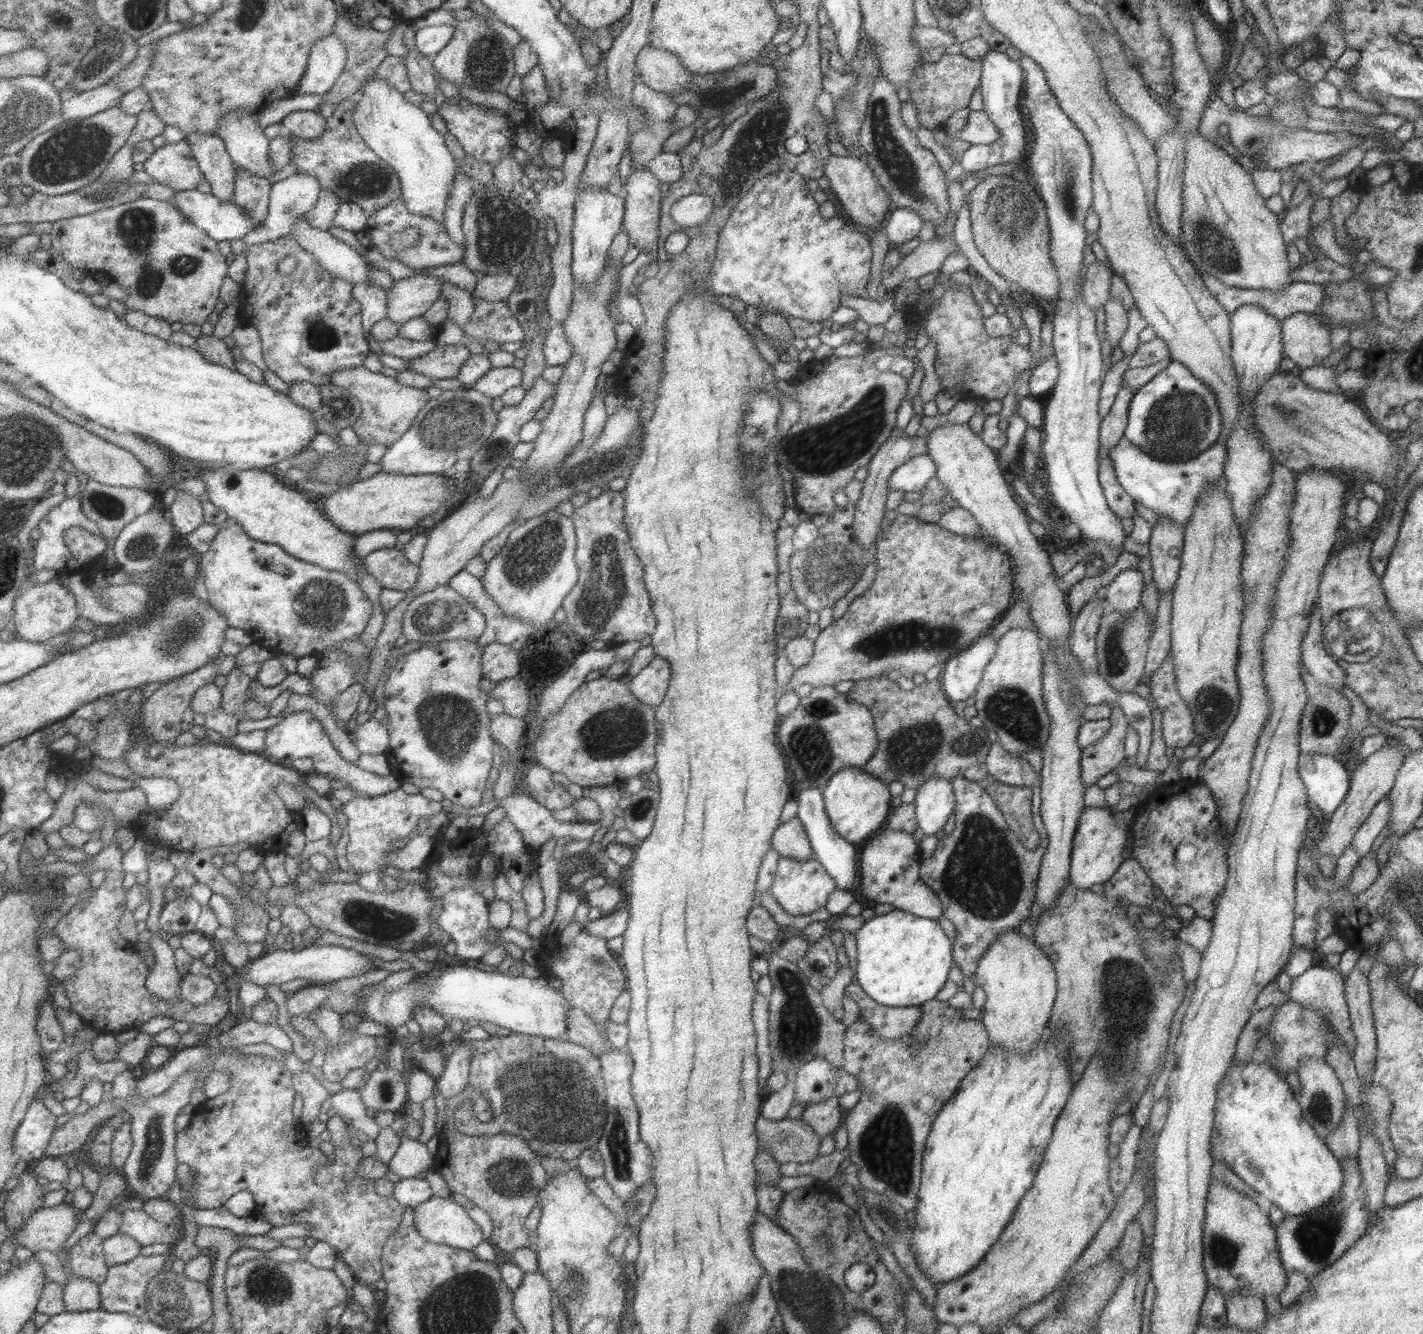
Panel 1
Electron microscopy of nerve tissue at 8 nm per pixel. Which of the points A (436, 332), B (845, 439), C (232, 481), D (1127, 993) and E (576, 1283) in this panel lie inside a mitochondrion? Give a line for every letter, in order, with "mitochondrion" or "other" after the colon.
A: other
B: mitochondrion
C: other
D: mitochondrion
E: mitochondrion

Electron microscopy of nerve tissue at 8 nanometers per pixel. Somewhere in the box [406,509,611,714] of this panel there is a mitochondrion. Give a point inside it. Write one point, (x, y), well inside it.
(532, 560)

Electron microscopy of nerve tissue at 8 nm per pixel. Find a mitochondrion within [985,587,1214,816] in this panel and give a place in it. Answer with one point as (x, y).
(1116, 657)

